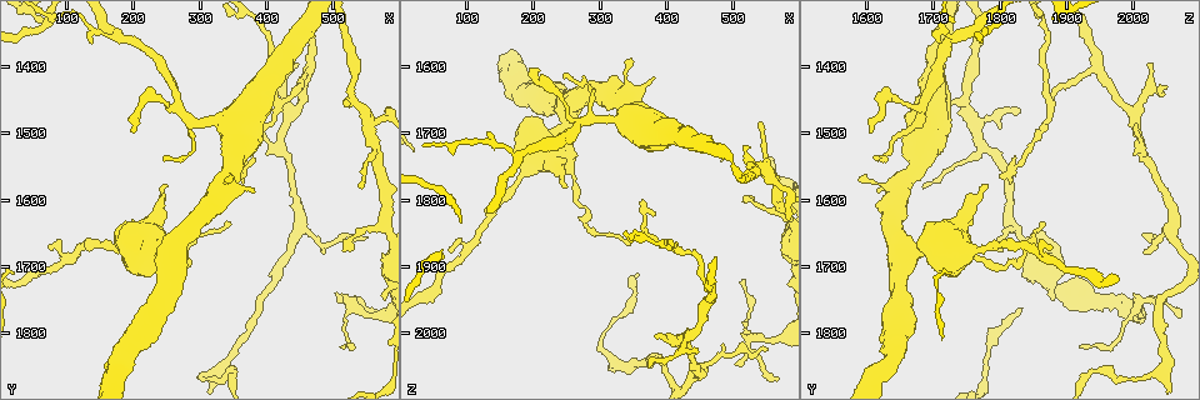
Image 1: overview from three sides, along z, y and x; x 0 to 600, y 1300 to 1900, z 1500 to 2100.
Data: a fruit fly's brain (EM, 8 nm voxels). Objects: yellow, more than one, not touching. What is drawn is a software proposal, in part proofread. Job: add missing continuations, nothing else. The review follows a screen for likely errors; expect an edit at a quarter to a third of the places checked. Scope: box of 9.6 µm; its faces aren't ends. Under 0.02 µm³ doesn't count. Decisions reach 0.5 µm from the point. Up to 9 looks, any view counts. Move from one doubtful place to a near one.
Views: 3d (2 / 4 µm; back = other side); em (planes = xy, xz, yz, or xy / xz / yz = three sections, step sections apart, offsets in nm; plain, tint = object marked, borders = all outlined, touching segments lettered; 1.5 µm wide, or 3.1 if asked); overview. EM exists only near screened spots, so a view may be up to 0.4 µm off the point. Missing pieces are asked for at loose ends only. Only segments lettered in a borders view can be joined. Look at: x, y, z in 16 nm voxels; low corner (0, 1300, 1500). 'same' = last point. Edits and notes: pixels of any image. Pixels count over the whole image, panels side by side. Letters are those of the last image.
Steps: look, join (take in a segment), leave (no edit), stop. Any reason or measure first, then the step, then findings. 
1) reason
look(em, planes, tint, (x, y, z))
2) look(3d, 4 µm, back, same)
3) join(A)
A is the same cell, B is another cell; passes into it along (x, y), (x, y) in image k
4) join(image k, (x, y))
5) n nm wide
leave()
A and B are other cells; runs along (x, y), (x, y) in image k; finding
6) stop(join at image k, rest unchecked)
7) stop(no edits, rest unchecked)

branch stops here
look(3d, 4 µm, (375, 1430, 2055))

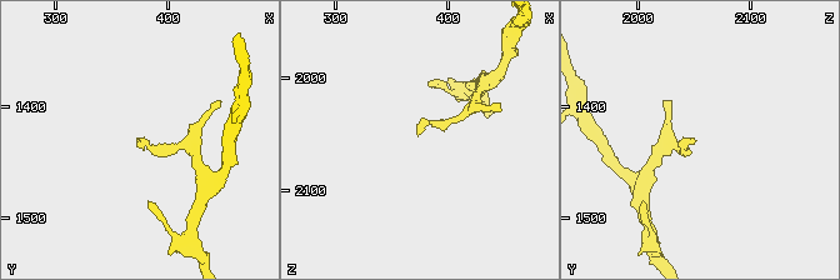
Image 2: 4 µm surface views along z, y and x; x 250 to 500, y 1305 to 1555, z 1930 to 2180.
need the tissue
look(em, planes, borders, (374, 1426, 2050))

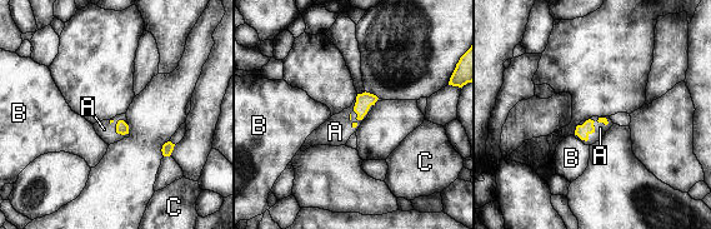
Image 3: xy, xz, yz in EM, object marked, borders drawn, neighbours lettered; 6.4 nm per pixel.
join(A)
A is the same cell, B and C are other cells; passes into it along (582, 132), (594, 130), (600, 128) in image 3; the cell continues

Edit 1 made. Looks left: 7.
see it whole again
look(overview)

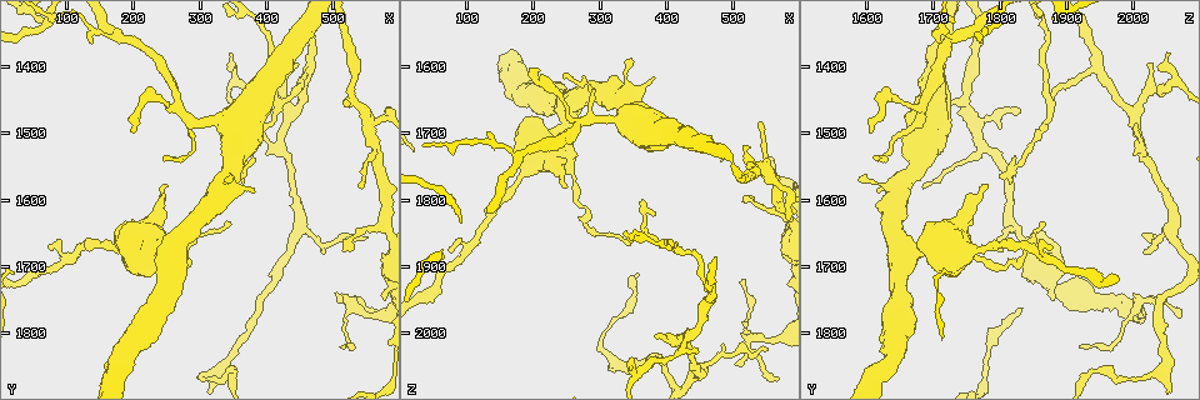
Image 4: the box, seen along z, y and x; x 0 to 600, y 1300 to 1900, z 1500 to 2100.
branch stops here
look(em, xy, step 8, borders, (570, 1770, 2070))

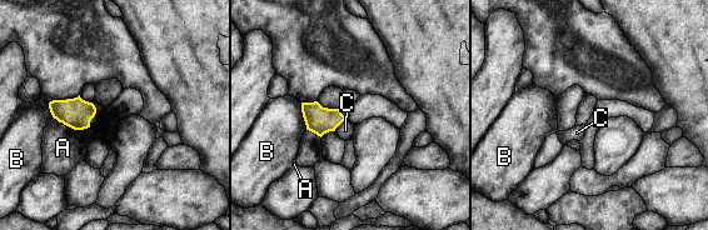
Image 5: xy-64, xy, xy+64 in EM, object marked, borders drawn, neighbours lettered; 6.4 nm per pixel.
leave()
A, B and C are other cells; border along (347, 119), (334, 130) in image 5; none of them fits

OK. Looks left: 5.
stop(join at image 3, rest unchecked)

